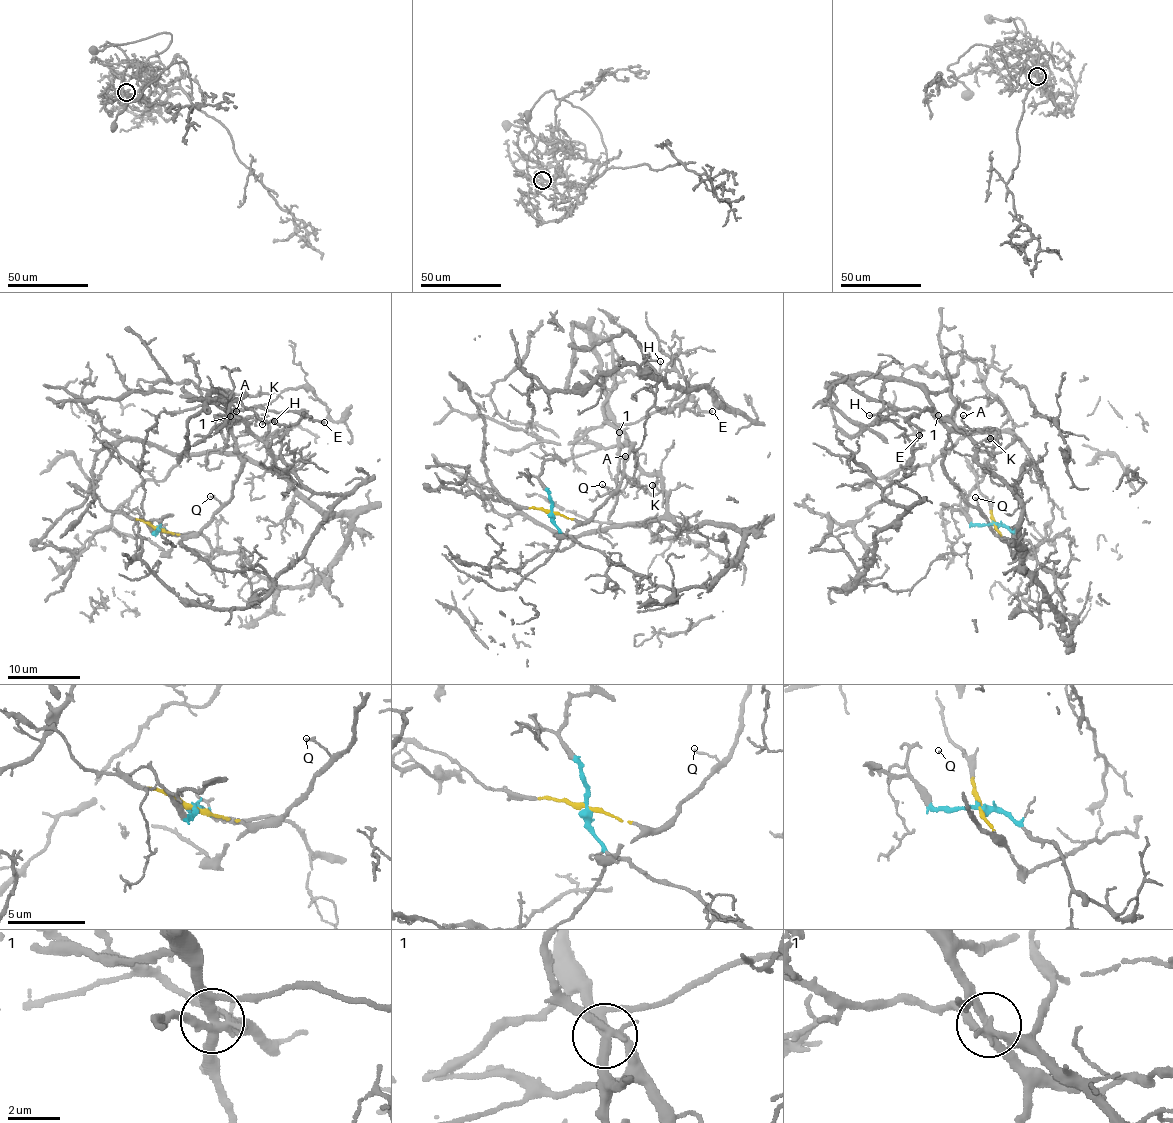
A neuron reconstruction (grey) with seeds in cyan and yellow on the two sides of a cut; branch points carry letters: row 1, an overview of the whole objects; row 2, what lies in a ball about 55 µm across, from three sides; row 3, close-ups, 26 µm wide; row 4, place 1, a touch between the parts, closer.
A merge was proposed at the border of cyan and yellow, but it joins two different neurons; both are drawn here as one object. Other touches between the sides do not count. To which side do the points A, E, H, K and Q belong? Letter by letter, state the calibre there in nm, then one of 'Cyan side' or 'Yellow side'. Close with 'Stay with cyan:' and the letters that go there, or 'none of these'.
A: Thickness 120 nm. Yellow side
E: Thickness 200 nm. Yellow side
H: Thickness 120 nm. Yellow side
K: Thickness 100 nm. Yellow side
Q: Thickness 150 nm. Yellow side
Stay with cyan: none of these

